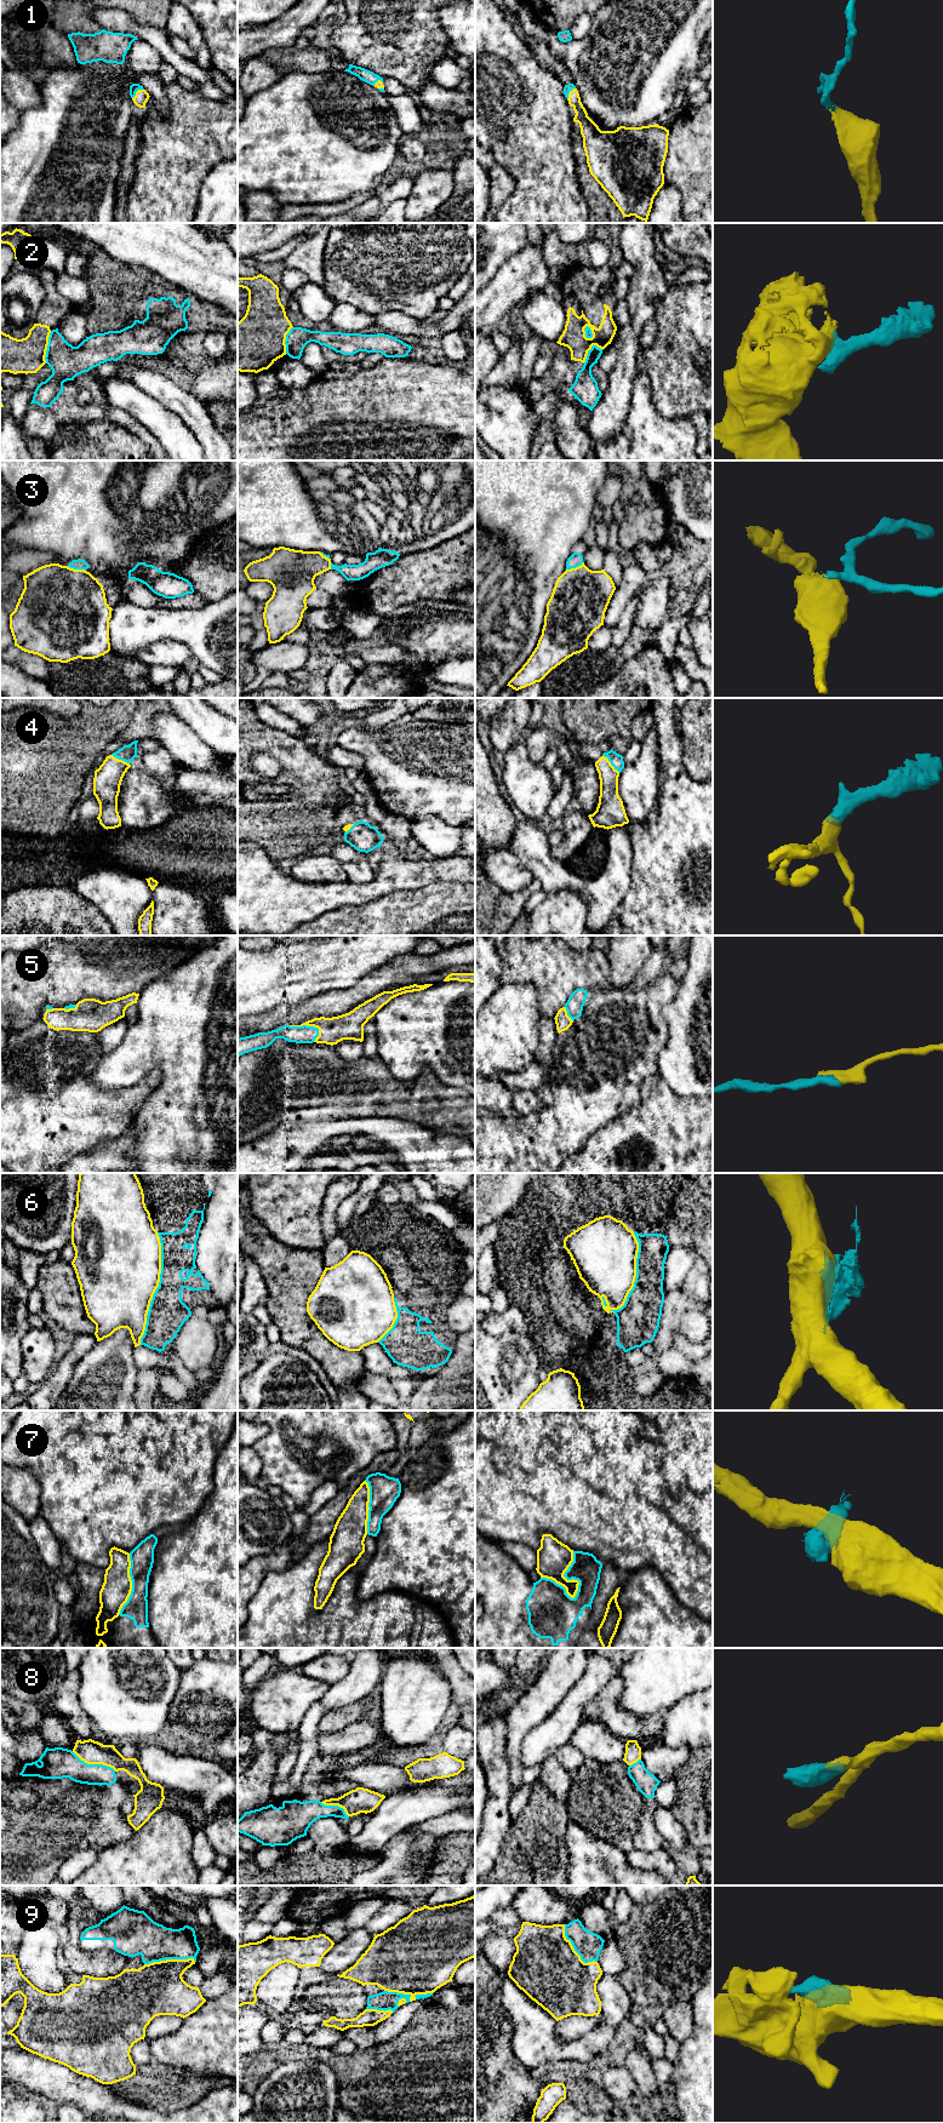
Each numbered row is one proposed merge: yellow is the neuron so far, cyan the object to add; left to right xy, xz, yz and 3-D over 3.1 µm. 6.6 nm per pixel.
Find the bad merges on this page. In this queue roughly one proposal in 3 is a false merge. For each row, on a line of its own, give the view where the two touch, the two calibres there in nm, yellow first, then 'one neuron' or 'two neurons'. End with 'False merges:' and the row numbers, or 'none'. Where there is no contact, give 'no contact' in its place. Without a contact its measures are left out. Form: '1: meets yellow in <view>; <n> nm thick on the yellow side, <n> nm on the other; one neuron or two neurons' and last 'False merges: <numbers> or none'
1: meets yellow in xy; 90 nm thick on the yellow side, 60 nm on the other; one neuron
2: meets yellow in xy; 240 nm thick on the yellow side, 220 nm on the other; two neurons
3: meets yellow in xy; 500 nm thick on the yellow side, 70 nm on the other; two neurons
4: meets yellow in yz; 140 nm thick on the yellow side, 90 nm on the other; one neuron
5: meets yellow in xz; 180 nm thick on the yellow side, 120 nm on the other; one neuron
6: meets yellow in xy; 500 nm thick on the yellow side, 240 nm on the other; two neurons
7: meets yellow in yz; 220 nm thick on the yellow side, 320 nm on the other; two neurons
8: meets yellow in xy; 160 nm thick on the yellow side, 200 nm on the other; two neurons
9: meets yellow in xy; 360 nm thick on the yellow side, 260 nm on the other; one neuron
False merges: 2, 3, 6, 7, 8

